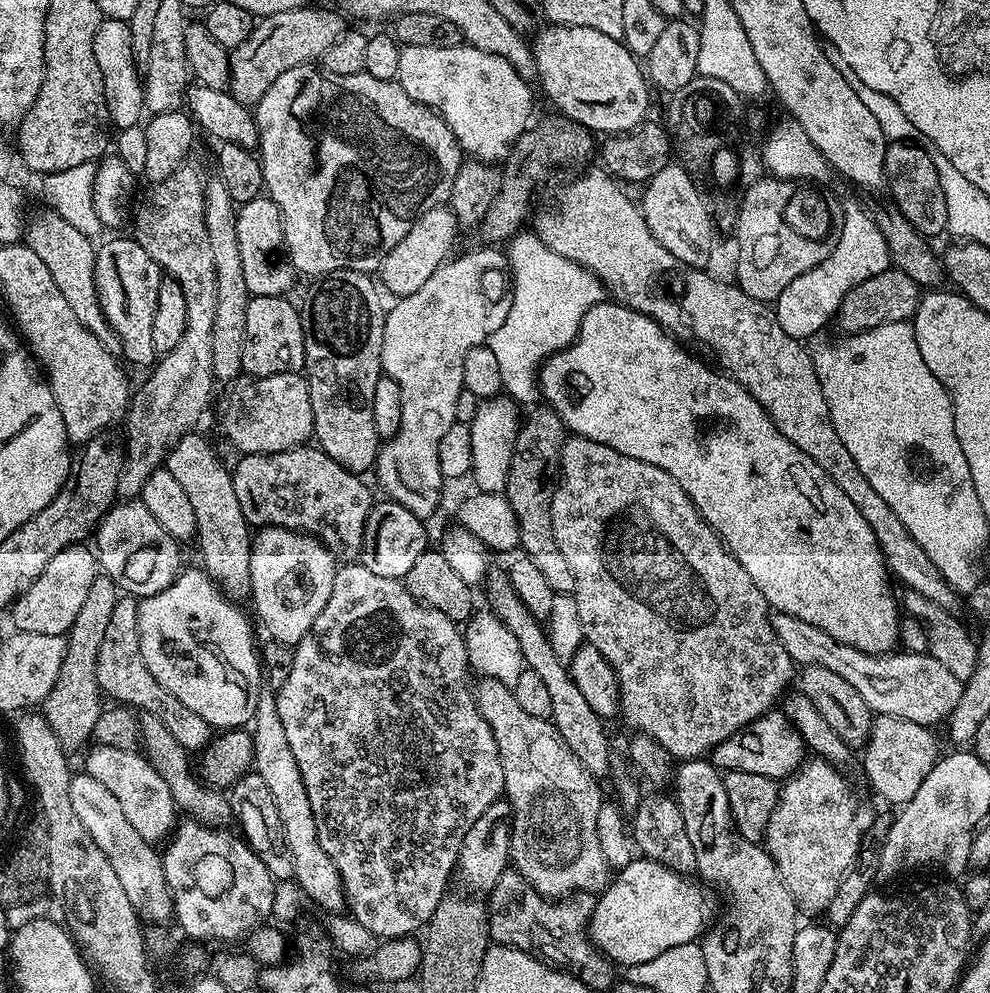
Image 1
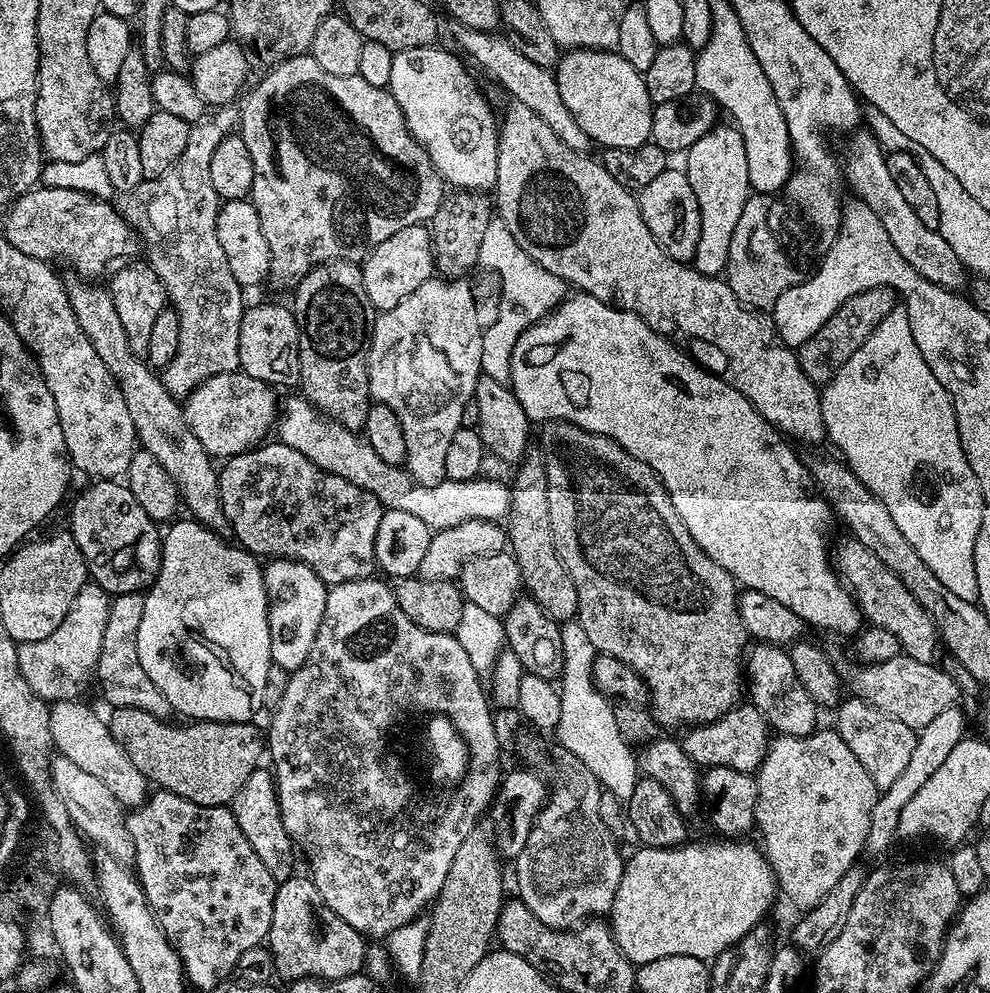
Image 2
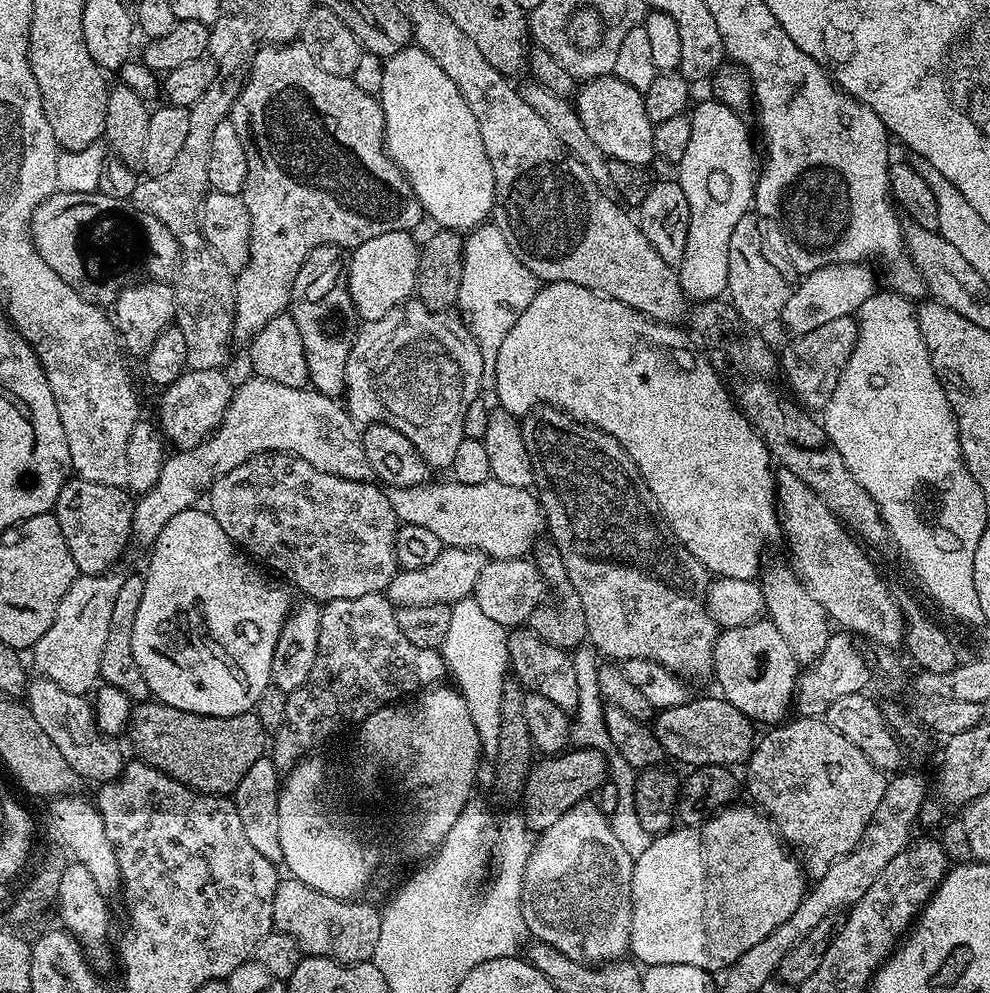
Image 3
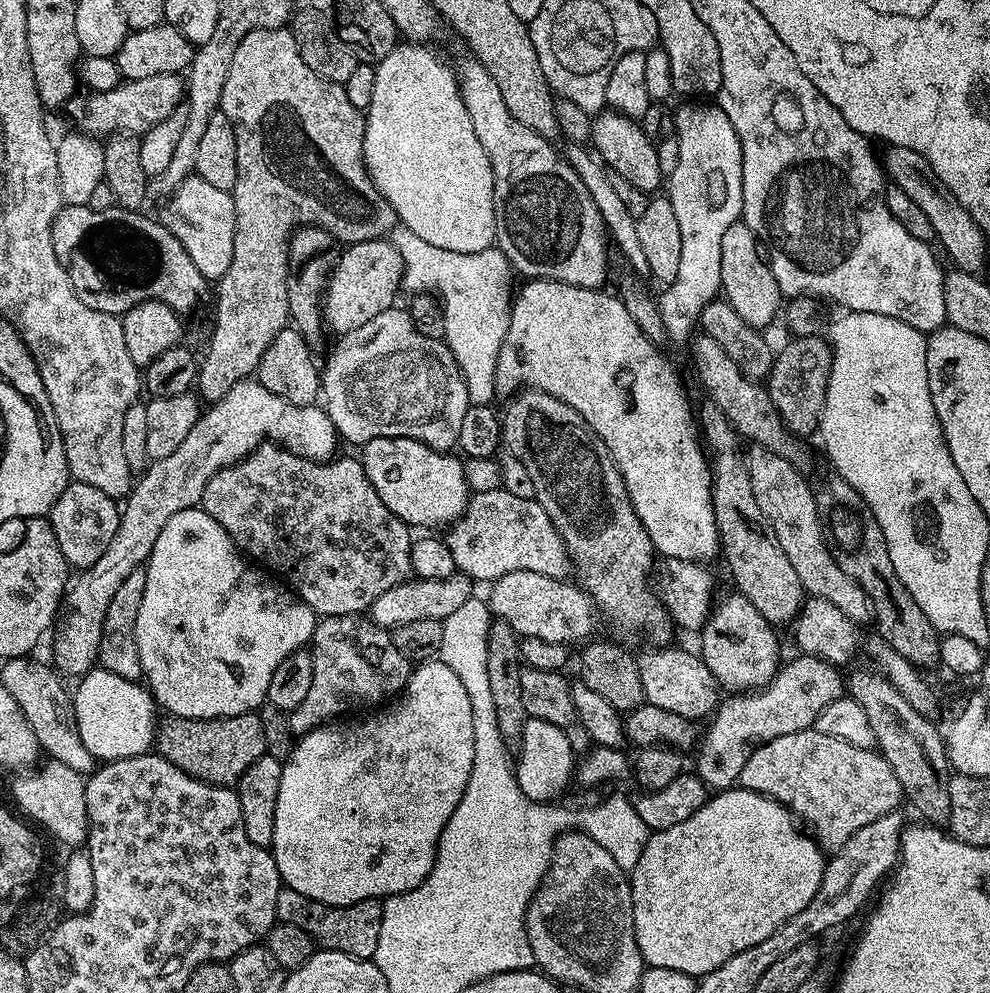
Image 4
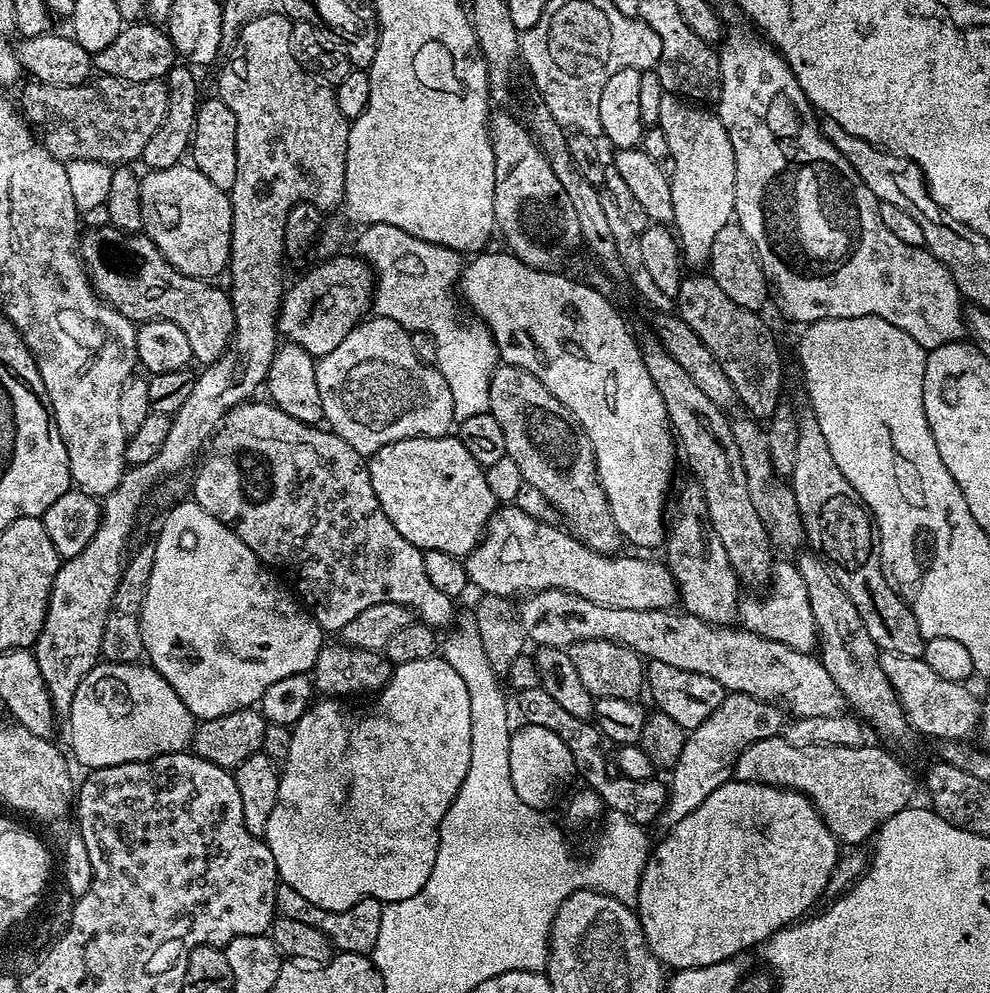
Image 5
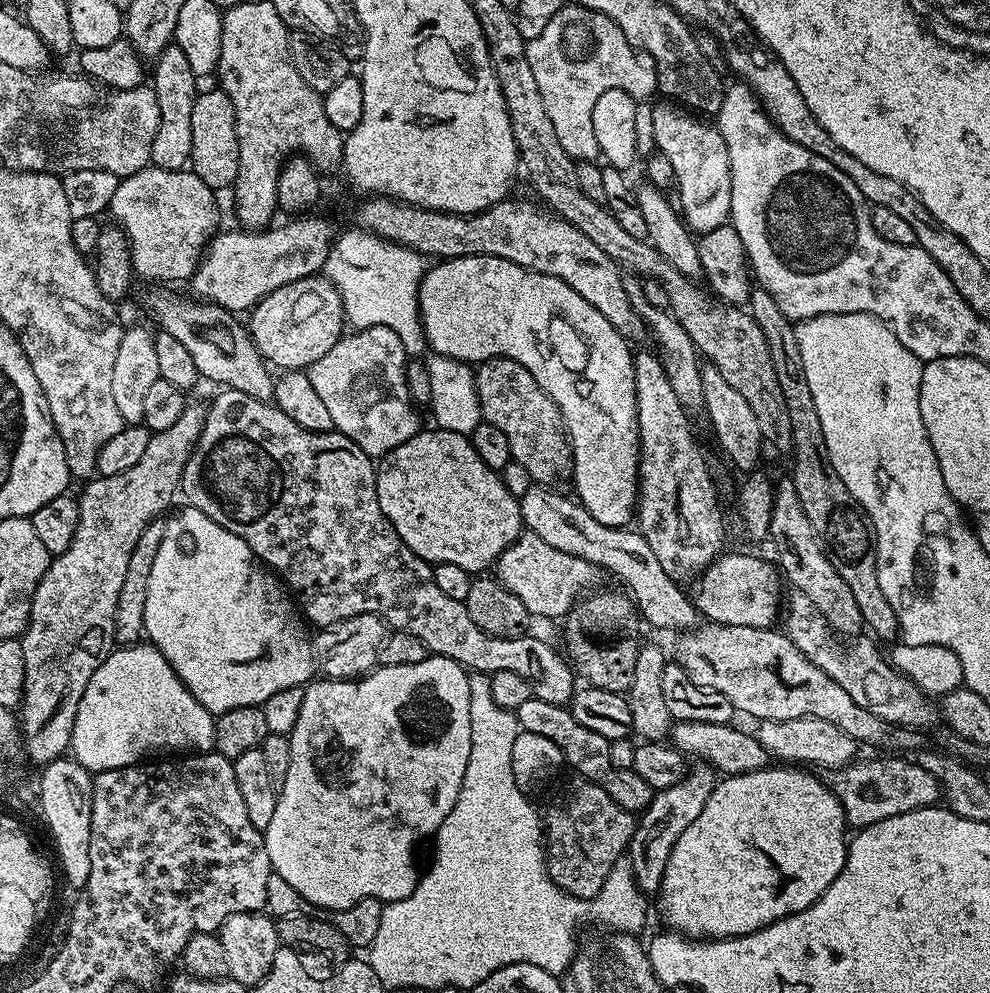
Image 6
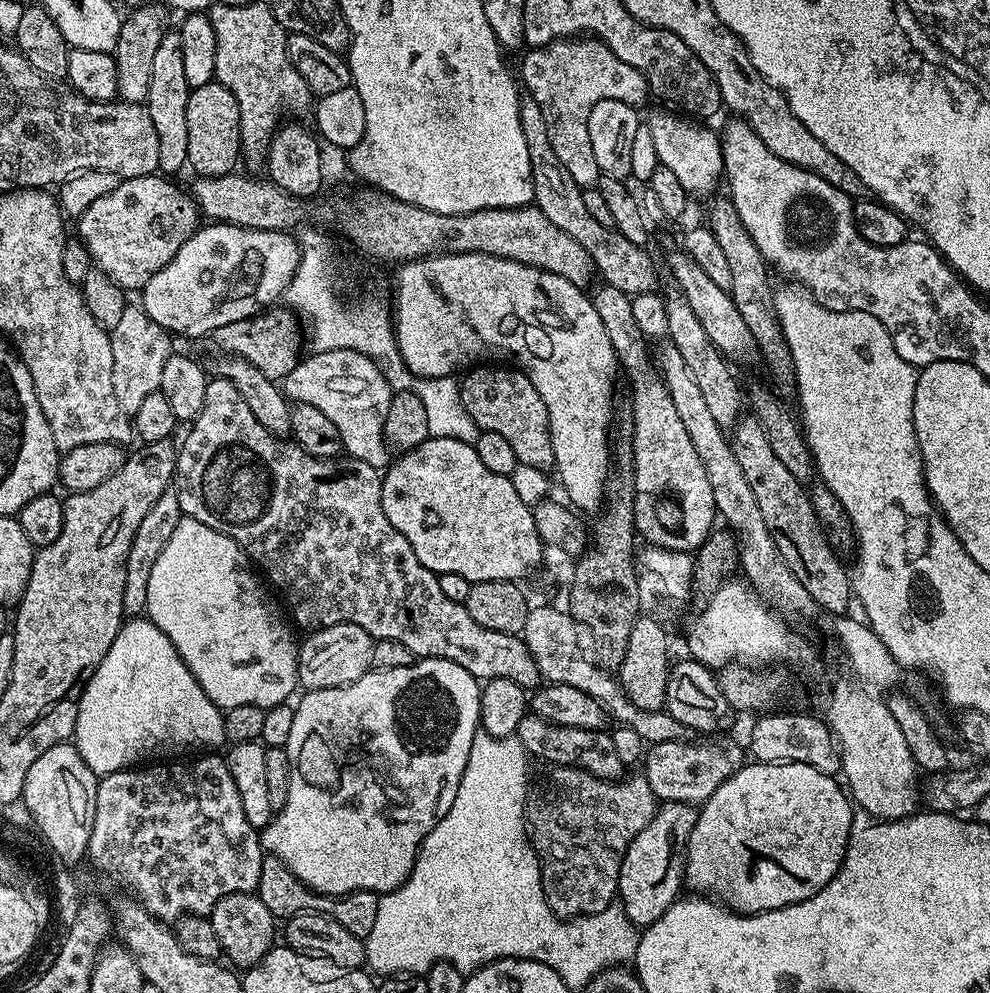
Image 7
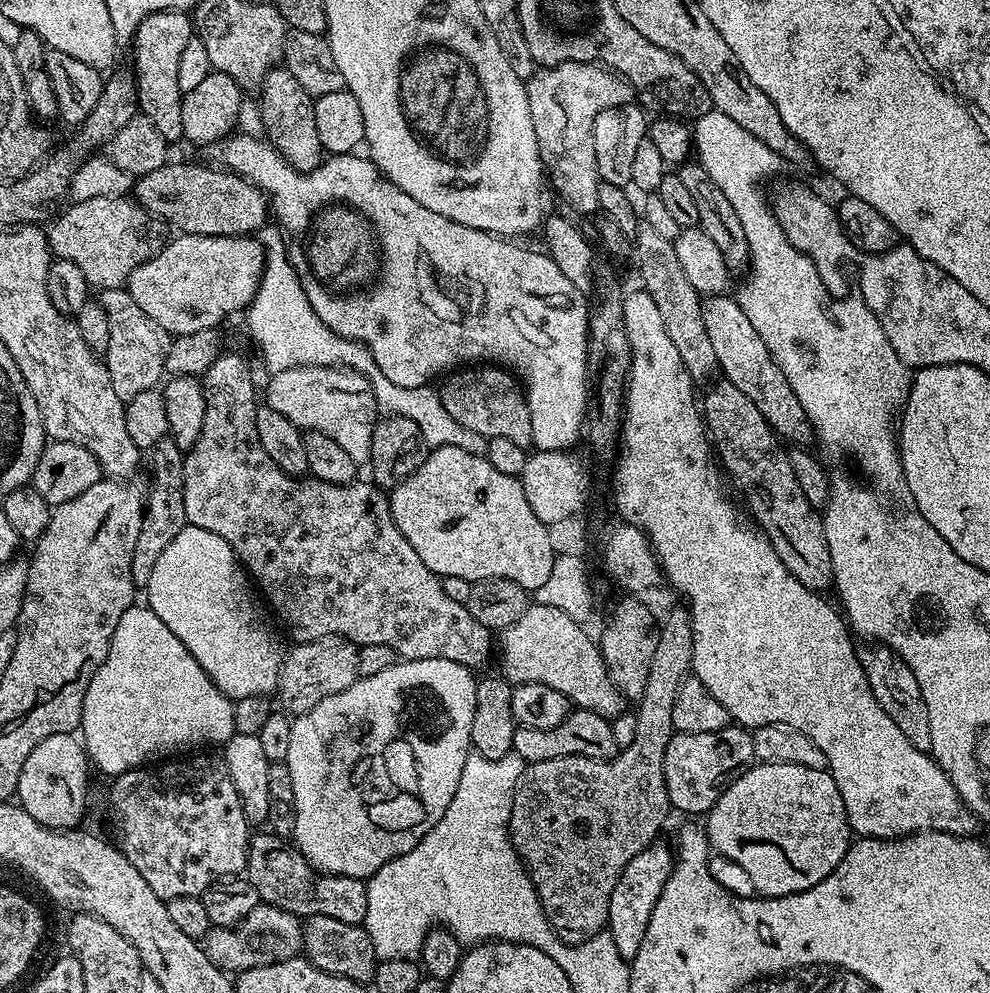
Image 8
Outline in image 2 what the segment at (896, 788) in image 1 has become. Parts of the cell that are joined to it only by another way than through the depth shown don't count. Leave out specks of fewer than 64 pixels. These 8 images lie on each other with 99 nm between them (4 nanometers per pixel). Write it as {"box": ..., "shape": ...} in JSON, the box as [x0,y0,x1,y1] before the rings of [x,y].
{"box":[834,699,917,789],"shape":[[[845,699],[835,711],[834,730],[842,738],[842,742],[846,742],[850,750],[854,750],[854,758],[858,758],[862,766],[866,766],[866,774],[870,774],[877,789],[886,789],[897,781],[902,770],[906,770],[909,765],[910,756],[914,754],[916,746],[917,729],[887,716],[864,700],[849,699]]]}

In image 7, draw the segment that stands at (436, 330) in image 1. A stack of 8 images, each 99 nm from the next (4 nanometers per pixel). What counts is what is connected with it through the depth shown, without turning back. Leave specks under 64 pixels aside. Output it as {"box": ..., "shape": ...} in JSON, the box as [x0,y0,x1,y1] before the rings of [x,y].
{"box":[282,348,394,470],"shape":[[[335,348],[329,352],[312,352],[305,355],[294,370],[290,370],[290,374],[284,376],[282,391],[289,401],[322,410],[322,414],[326,414],[326,418],[338,426],[344,452],[351,459],[370,462],[370,466],[384,470],[390,463],[390,455],[383,424],[394,395],[394,388],[388,385],[384,372],[385,369],[369,356],[354,350]]]}

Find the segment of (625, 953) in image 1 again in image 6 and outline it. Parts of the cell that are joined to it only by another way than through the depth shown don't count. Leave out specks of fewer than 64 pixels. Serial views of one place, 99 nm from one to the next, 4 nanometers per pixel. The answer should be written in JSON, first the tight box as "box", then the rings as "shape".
{"box":[660,766,848,940],"shape":[[[769,766],[759,768],[746,774],[737,776],[724,776],[716,785],[716,789],[710,794],[710,802],[706,802],[706,807],[686,830],[682,830],[682,838],[674,842],[674,850],[670,850],[670,862],[666,862],[666,874],[662,874],[660,891],[660,916],[665,920],[667,927],[673,932],[679,932],[681,936],[689,938],[711,938],[723,940],[729,936],[745,936],[751,932],[762,930],[768,924],[773,924],[775,920],[781,920],[787,916],[792,916],[795,912],[806,910],[818,899],[822,893],[831,886],[834,878],[844,868],[844,863],[848,857],[848,840],[844,836],[846,821],[844,811],[840,805],[840,799],[833,794],[831,787],[824,784],[816,776],[811,776],[811,771],[800,766]]]}

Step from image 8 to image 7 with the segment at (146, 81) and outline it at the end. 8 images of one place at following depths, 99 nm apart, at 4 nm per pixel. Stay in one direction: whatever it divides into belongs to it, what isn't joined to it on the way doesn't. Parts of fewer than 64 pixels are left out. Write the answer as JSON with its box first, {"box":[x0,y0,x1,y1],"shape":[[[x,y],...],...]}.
{"box":[146,30,189,174],"shape":[[[169,30],[158,42],[158,50],[154,53],[150,94],[146,101],[150,122],[154,122],[154,130],[158,133],[158,169],[164,174],[185,171],[188,162],[186,102],[189,91],[182,59],[182,38],[179,31]]]}

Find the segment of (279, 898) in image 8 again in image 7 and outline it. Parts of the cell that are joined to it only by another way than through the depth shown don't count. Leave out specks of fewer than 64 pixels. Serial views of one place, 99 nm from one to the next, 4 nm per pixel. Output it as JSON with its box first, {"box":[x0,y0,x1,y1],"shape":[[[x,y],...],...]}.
{"box":[255,855,380,938],"shape":[[[265,855],[262,862],[262,874],[258,874],[258,886],[255,895],[266,902],[266,910],[274,918],[291,918],[303,912],[317,912],[323,916],[334,918],[350,934],[361,938],[367,938],[370,929],[374,927],[378,915],[378,902],[380,896],[375,892],[351,892],[348,896],[324,896],[321,892],[313,892],[296,877],[276,856]]]}

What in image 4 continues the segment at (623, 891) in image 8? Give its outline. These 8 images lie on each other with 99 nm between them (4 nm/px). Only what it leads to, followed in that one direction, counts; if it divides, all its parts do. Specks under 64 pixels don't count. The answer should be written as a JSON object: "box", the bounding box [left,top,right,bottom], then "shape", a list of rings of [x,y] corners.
{"box":[695,654,846,789],"shape":[[[800,654],[797,657],[789,664],[787,661],[771,683],[763,688],[743,694],[728,694],[717,703],[716,711],[707,721],[708,729],[705,732],[703,729],[695,749],[695,775],[709,789],[733,787],[739,781],[742,766],[746,766],[746,758],[750,758],[758,746],[774,738],[782,738],[782,734],[798,734],[798,730],[813,727],[818,714],[822,714],[830,702],[845,695],[846,680],[837,665],[819,656]]]}

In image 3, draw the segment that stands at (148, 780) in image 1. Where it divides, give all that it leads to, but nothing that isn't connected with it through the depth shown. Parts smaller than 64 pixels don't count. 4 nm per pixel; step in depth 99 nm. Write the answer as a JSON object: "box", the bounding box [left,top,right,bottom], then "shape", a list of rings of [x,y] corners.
{"box":[26,678,126,785],"shape":[[[43,678],[29,679],[26,689],[26,707],[34,714],[34,722],[46,730],[46,738],[58,746],[58,751],[66,762],[76,771],[81,781],[96,780],[97,785],[115,780],[124,771],[126,757],[120,753],[115,739],[103,735],[96,727],[96,716],[91,703],[78,694],[70,694],[70,690],[62,690],[62,686],[54,686],[54,682]]]}

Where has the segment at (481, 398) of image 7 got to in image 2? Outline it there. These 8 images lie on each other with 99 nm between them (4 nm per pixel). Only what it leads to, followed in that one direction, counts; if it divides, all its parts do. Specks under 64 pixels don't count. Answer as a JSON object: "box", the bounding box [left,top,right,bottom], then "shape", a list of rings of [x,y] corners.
{"box":[539,422,750,729],"shape":[[[548,422],[541,428],[544,429],[540,432],[541,446],[539,447],[543,452],[548,479],[550,530],[556,553],[568,568],[570,578],[578,590],[578,619],[582,630],[586,630],[586,638],[594,642],[597,653],[605,652],[614,658],[622,658],[622,662],[631,664],[633,670],[644,679],[648,687],[651,711],[661,725],[668,727],[669,724],[672,728],[683,729],[685,726],[709,724],[719,716],[725,716],[741,703],[742,657],[750,644],[750,635],[740,620],[738,585],[735,578],[726,570],[722,570],[722,566],[718,566],[718,562],[714,562],[714,558],[706,555],[694,542],[694,538],[690,538],[690,530],[682,526],[682,518],[678,518],[678,510],[674,510],[674,502],[670,502],[670,494],[664,489],[660,479],[652,473],[650,466],[646,466],[646,462],[631,456],[609,436],[599,436],[567,422]]]}

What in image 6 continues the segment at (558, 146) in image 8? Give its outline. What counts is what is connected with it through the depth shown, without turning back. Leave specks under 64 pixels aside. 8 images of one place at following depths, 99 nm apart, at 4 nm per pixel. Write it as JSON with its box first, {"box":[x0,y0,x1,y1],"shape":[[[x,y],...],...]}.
{"box":[528,2,658,162],"shape":[[[579,2],[565,3],[546,22],[546,30],[528,41],[528,57],[558,143],[577,162],[592,162],[600,156],[592,115],[594,102],[606,90],[626,90],[638,102],[647,101],[658,92],[654,58],[633,48],[626,34],[606,14]]]}

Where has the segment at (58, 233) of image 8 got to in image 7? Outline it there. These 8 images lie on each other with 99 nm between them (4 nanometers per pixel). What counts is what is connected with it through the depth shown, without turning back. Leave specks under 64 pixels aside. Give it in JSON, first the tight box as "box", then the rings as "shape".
{"box":[78,174,198,290],"shape":[[[153,174],[151,176],[139,176],[138,178],[130,178],[129,180],[121,180],[120,185],[114,190],[110,190],[110,194],[106,194],[102,198],[94,198],[94,202],[90,202],[90,206],[86,206],[86,210],[78,217],[80,224],[80,232],[78,238],[85,244],[86,250],[91,256],[91,263],[108,275],[108,277],[117,284],[119,288],[125,290],[143,289],[146,282],[150,282],[150,278],[154,278],[154,274],[158,274],[158,270],[162,270],[162,266],[166,266],[174,258],[174,254],[178,254],[178,250],[182,250],[182,246],[192,235],[195,234],[198,227],[198,209],[196,201],[192,199],[187,191],[184,192],[176,184],[171,184],[169,177],[164,174]]]}

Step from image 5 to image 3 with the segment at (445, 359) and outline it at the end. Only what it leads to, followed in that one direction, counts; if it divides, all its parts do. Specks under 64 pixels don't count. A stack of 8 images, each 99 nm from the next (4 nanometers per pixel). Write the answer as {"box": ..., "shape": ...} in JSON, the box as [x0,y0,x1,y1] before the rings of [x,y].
{"box":[455,222,538,386],"shape":[[[485,222],[467,233],[463,251],[461,289],[458,290],[455,307],[466,321],[482,354],[482,385],[492,386],[496,382],[496,363],[502,338],[506,338],[510,326],[518,322],[522,310],[530,306],[538,287],[538,277],[518,262],[501,230],[493,222]]]}

